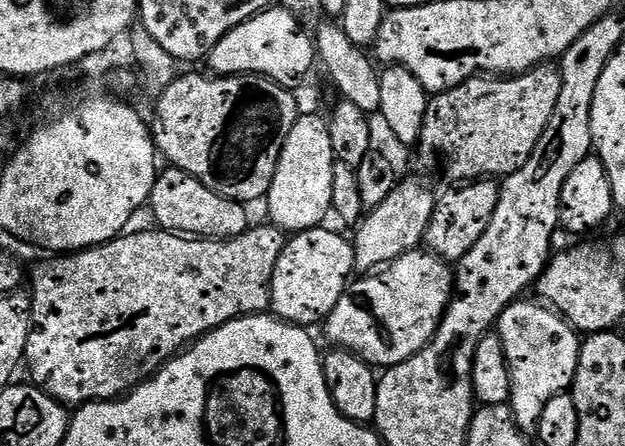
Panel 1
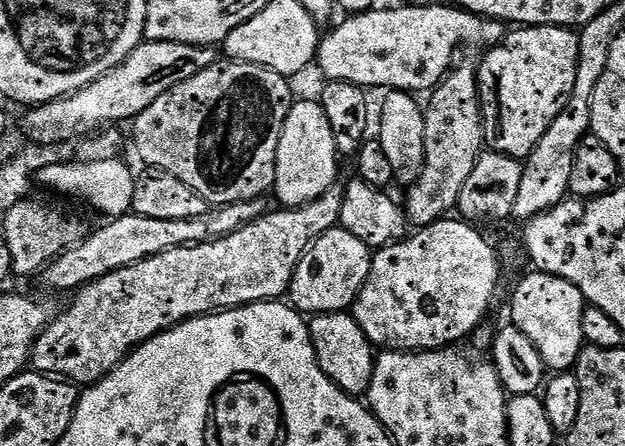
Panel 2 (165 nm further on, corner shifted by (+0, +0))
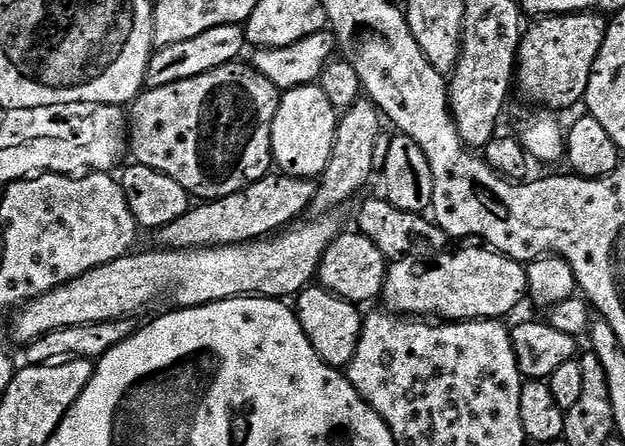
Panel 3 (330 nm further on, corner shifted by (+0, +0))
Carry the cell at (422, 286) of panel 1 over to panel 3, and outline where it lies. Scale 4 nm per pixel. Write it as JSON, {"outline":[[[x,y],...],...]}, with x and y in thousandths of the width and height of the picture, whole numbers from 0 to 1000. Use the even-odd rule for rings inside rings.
{"outline":[[[736,552],[731,565],[710,565],[698,574],[685,594],[661,578],[634,578],[621,592],[621,610],[614,619],[611,657],[613,688],[619,697],[648,713],[702,713],[710,722],[739,717],[800,717],[813,709],[845,664],[845,605],[830,583],[818,583],[814,574],[779,552]]]}

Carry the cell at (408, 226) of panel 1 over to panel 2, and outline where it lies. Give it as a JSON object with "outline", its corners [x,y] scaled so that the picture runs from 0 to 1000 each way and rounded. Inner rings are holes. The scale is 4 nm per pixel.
{"outline":[[[736,143],[718,159],[717,168],[704,182],[699,197],[693,197],[682,224],[678,242],[678,379],[672,397],[651,424],[653,457],[650,482],[667,513],[683,511],[698,493],[712,491],[717,475],[736,455],[739,417],[746,399],[752,399],[758,381],[758,363],[765,363],[768,343],[776,330],[774,318],[774,260],[768,253],[768,204],[762,191],[763,146]]]}

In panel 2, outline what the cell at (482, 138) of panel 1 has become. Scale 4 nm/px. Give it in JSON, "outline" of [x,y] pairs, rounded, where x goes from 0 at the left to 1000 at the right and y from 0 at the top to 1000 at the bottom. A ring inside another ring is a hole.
{"outline":[[[854,54],[850,58],[826,58],[808,78],[800,96],[773,119],[774,137],[766,137],[762,161],[762,191],[768,204],[768,253],[774,260],[774,318],[789,341],[802,341],[811,350],[821,350],[824,359],[837,361],[867,318],[867,300],[880,291],[880,274],[899,256],[906,229],[912,229],[912,211],[918,211],[918,175],[925,175],[925,103],[928,101],[926,78],[914,61],[899,54]]]}

